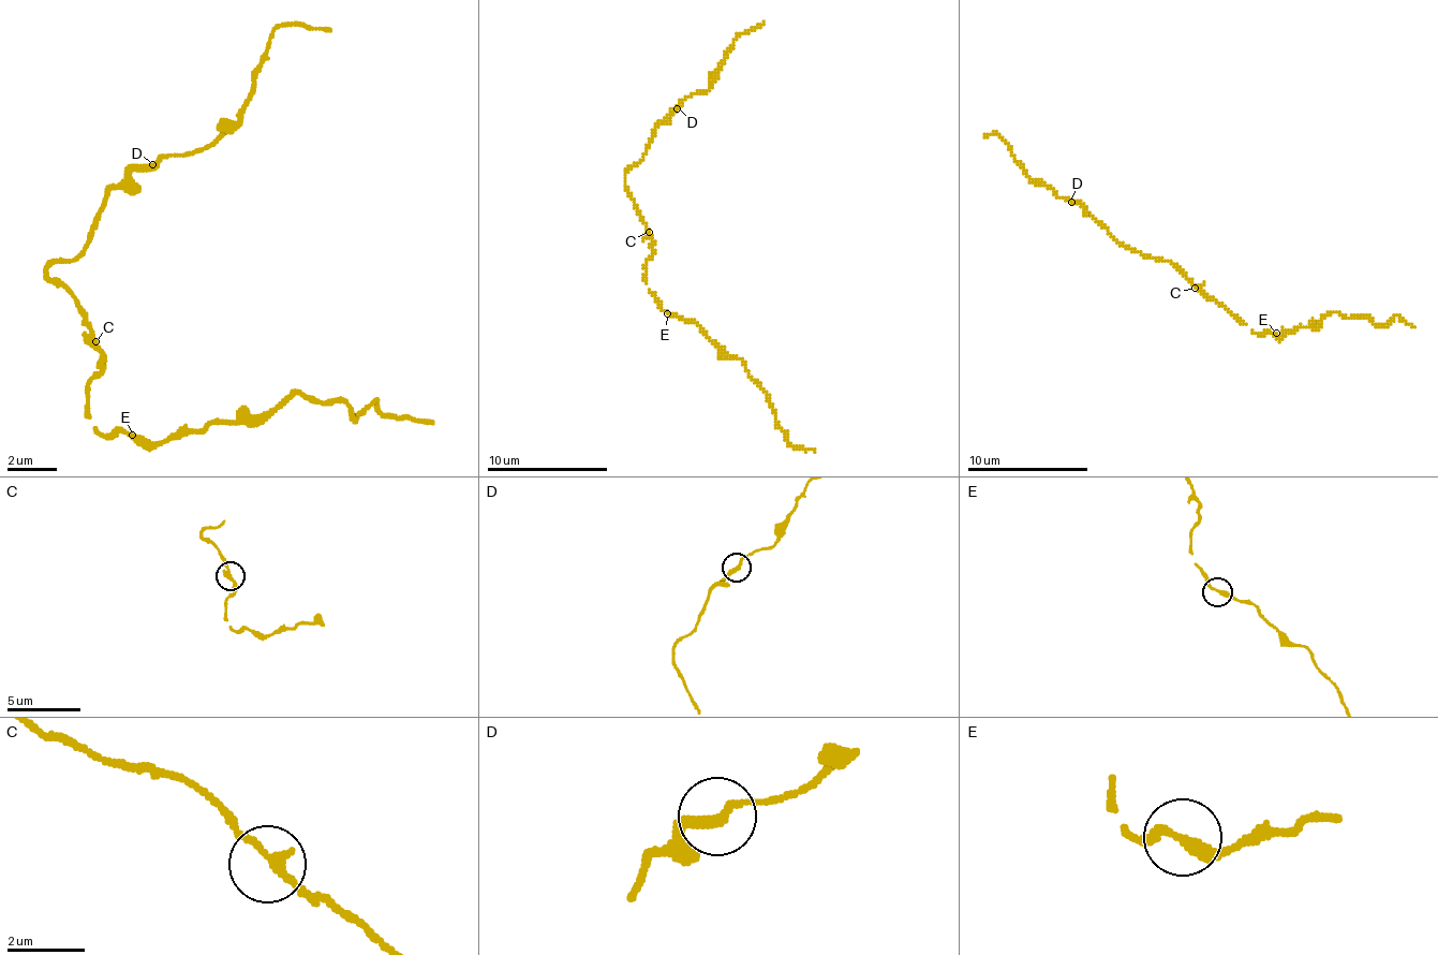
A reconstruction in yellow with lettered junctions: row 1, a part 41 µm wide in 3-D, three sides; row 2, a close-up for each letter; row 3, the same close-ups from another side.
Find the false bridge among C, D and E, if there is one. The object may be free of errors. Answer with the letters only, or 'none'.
none

